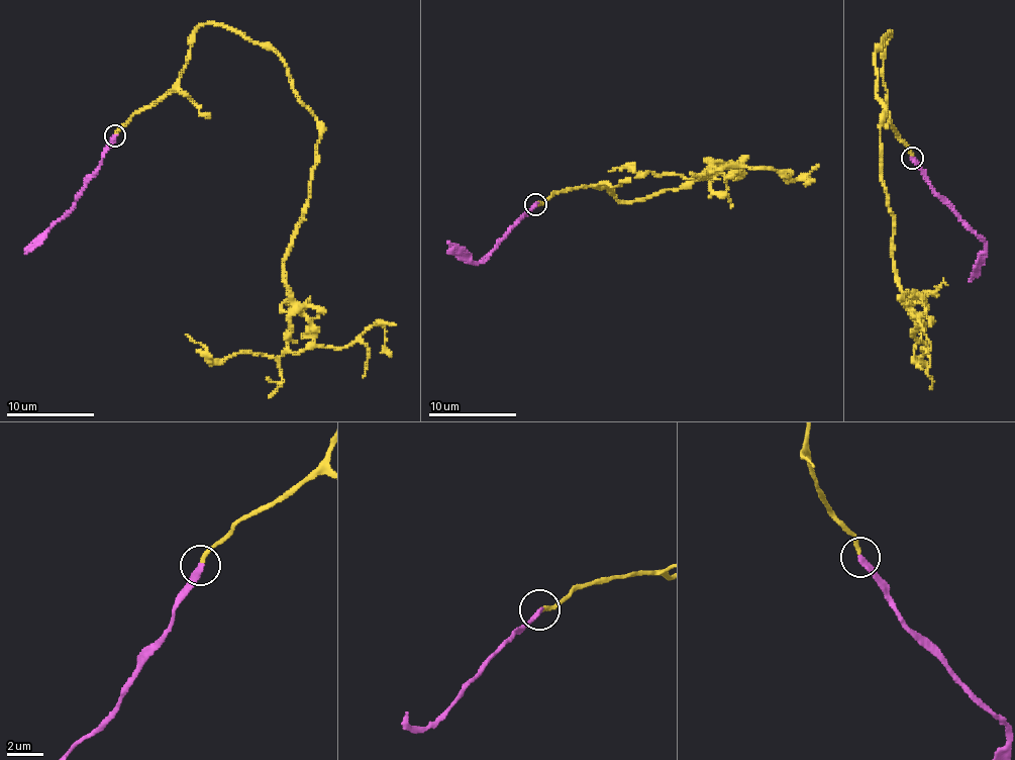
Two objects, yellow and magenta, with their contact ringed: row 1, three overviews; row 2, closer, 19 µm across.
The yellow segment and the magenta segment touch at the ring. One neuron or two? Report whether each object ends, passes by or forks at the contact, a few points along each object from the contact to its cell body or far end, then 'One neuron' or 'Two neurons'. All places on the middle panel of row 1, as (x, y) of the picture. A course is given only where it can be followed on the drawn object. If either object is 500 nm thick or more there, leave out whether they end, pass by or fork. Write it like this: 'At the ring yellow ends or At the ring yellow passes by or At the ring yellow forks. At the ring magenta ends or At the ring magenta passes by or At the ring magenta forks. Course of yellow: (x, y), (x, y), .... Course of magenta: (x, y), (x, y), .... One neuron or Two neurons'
At the ring yellow ends. At the ring magenta ends. Course of yellow: (536, 205), (737, 177), (706, 158), (711, 174), (814, 181). Course of magenta: (536, 205), (478, 262), (459, 254), (447, 241). One neuron

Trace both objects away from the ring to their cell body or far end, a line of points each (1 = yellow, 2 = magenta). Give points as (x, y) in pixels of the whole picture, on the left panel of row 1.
1: (115, 135), (205, 23), (276, 53), (319, 135), (288, 348), (380, 324), (391, 357)
2: (115, 135), (102, 164), (56, 223), (24, 253)

